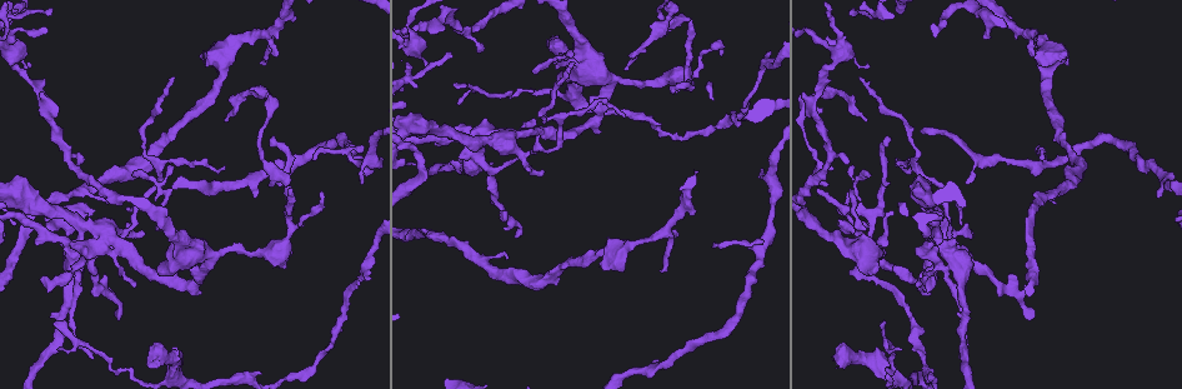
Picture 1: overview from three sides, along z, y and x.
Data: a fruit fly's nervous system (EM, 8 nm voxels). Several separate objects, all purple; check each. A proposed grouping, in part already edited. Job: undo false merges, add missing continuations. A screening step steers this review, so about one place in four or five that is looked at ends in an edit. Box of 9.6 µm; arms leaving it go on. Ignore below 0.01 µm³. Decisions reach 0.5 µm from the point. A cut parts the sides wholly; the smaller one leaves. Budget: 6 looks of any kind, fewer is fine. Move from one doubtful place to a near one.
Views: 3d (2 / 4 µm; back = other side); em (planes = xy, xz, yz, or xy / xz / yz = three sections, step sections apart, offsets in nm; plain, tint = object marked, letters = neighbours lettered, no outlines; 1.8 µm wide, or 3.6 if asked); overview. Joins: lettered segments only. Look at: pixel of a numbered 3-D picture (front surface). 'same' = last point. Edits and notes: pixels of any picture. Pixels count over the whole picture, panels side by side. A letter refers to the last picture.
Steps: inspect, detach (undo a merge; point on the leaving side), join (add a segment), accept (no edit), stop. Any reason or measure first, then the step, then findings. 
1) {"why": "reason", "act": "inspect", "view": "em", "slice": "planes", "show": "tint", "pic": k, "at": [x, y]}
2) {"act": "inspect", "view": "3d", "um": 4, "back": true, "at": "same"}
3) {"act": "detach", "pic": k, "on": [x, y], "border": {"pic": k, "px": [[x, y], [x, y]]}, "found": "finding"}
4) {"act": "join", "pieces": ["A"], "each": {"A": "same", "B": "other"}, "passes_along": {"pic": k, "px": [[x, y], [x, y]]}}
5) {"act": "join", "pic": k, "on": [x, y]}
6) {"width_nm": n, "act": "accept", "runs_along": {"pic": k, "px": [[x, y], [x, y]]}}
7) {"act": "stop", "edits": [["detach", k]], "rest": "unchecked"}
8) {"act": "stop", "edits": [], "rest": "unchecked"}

{"act": "inspect", "view": "em", "slice": "yz", "step": 4, "show": "tint", "pic": 1, "at": [475, 160]}

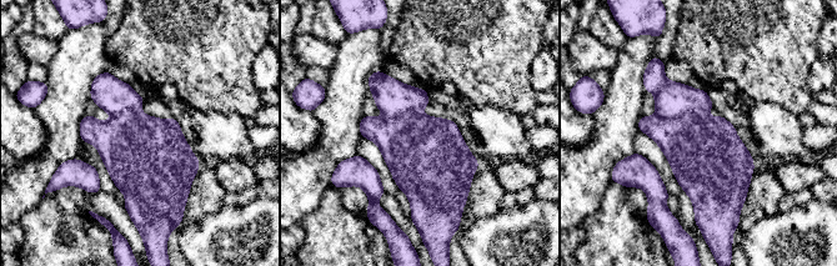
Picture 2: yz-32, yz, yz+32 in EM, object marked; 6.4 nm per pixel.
{"why": "another direction", "act": "inspect", "view": "em", "slice": "planes", "show": "tint", "at": "same"}

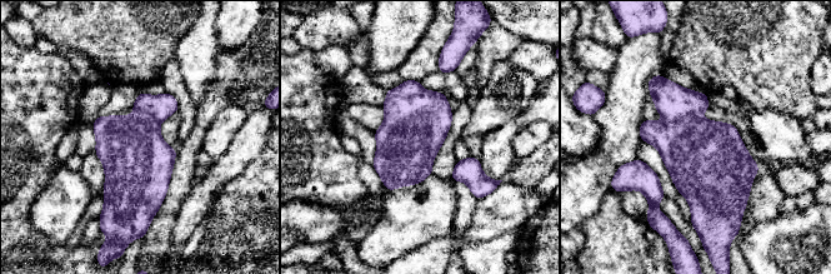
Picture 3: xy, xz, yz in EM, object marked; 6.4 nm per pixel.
{"act": "inspect", "view": "em", "slice": "planes", "show": "letters", "at": "same"}

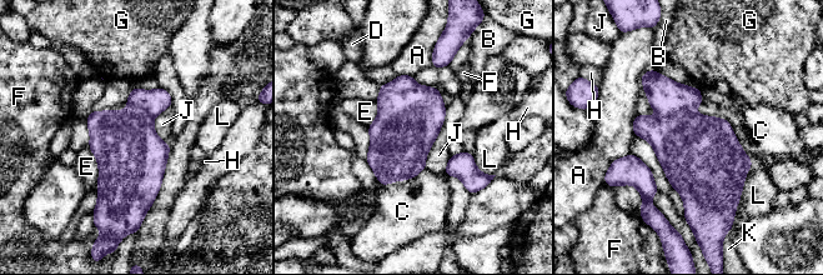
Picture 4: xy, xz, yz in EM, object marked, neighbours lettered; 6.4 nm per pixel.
{"width_nm": 420, "longest_contact_nm": ["J", 420], "act": "detach", "pic": 4, "on": [666, 96], "each": {"A": "other", "B": "other", "C": "other", "D": "other", "E": "other", "F": "other", "G": "other", "H": "other", "J": "other", "K": "other", "L": "other"}, "found": "two cells meet here"}

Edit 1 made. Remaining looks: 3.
{"why": "an open end", "act": "inspect", "view": "3d", "um": 4, "pic": 1, "at": [873, 272]}

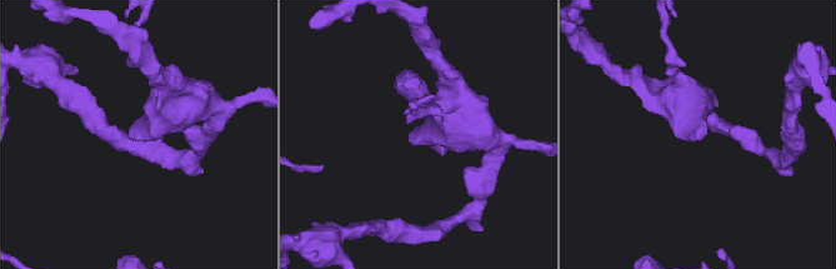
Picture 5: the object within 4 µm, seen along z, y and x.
{"act": "inspect", "view": "em", "um": 3.6, "slice": "planes", "show": "letters", "pic": 5, "at": [409, 134]}

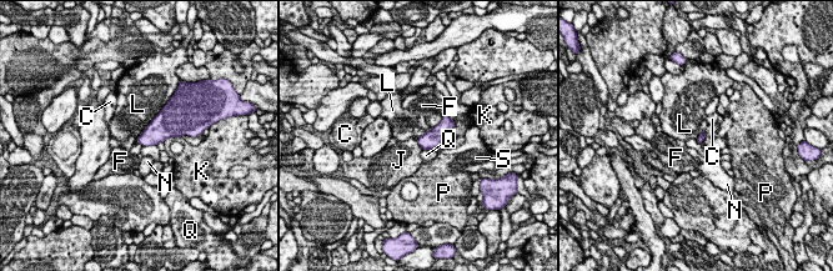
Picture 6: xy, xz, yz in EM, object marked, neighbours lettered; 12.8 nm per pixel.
{"longest_contact_nm": ["L", 550], "act": "accept", "each": {"C": "other", "F": "other", "J": "other", "K": "other", "L": "other", "N": "other", "P": "other", "Q": "other", "S": "other"}, "found": "no lettered segment goes on from it"}

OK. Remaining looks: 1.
{"act": "stop", "edits": [["detach", 4]], "rest": "unchecked"}

